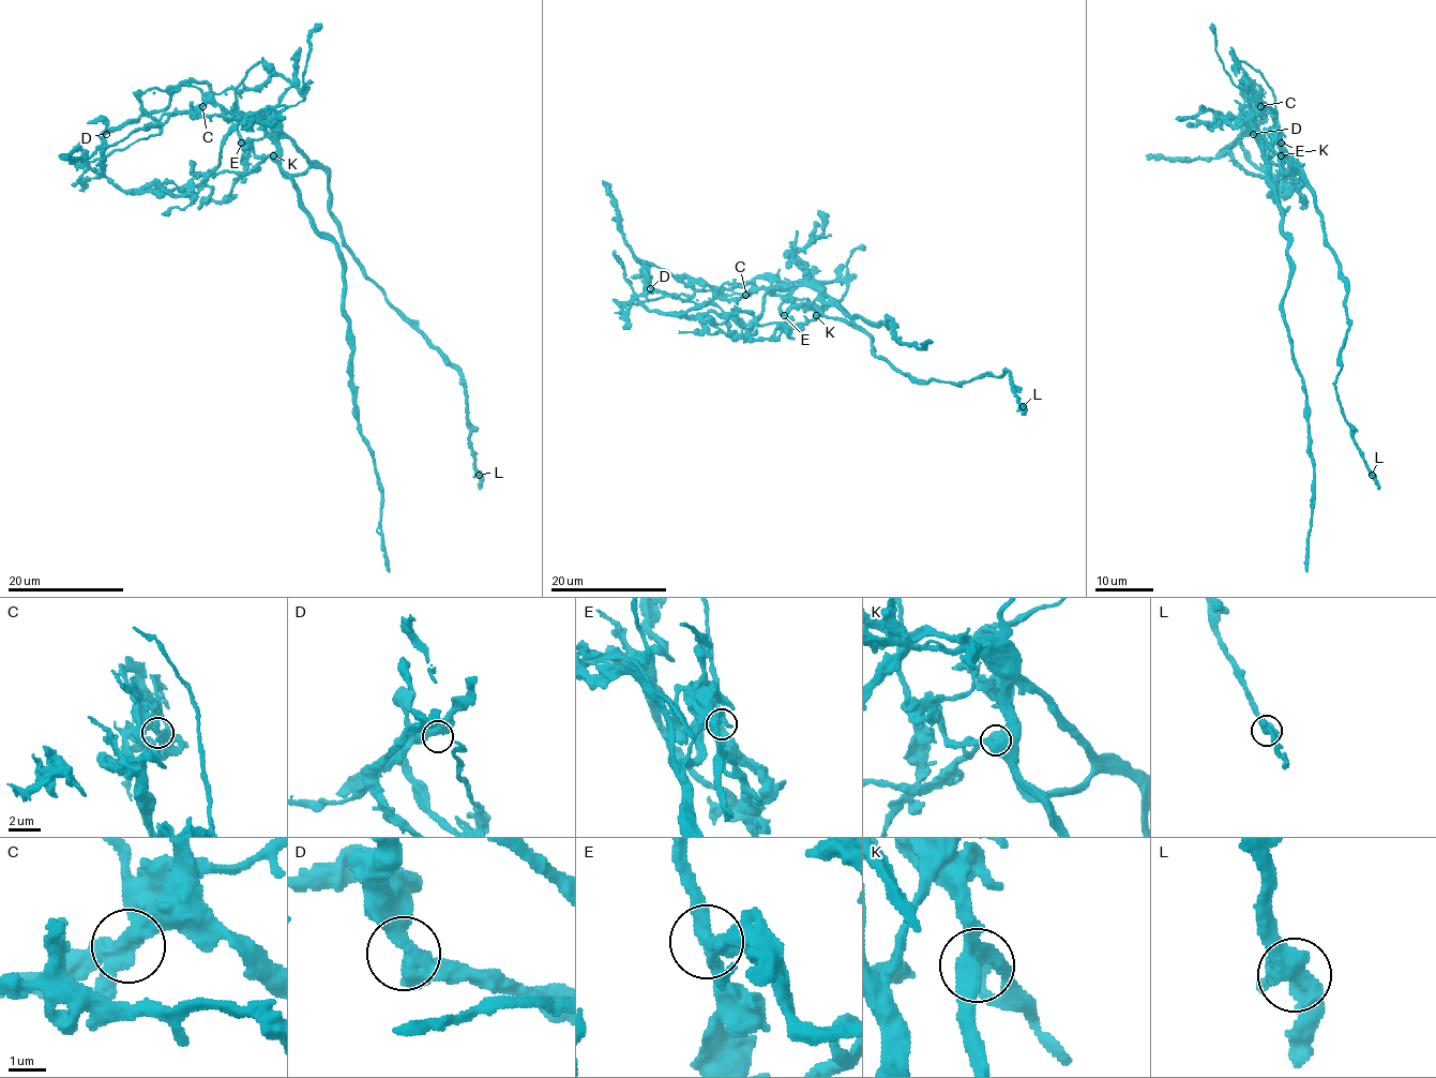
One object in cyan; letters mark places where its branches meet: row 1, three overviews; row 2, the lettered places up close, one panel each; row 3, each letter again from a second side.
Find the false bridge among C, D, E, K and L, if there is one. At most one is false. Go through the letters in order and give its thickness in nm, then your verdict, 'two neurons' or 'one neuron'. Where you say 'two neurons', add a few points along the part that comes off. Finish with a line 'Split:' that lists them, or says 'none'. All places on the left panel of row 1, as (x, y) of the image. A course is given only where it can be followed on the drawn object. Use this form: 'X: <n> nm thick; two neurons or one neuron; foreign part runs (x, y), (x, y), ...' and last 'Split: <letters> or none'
C: 380 nm thick; two neurons; foreign part runs (201, 106), (273, 76), (300, 93), (267, 122), (278, 167), (328, 176), (341, 242), (462, 378), (479, 489)
D: 400 nm thick; one neuron
E: 360 nm thick; one neuron
K: 400 nm thick; one neuron
L: 420 nm thick; one neuron
Split: C

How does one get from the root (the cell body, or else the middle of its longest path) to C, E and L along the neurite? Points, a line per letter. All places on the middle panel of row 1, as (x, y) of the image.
C: (822, 297), (816, 289), (804, 285), (787, 294), (755, 289), (745, 295)
E: (822, 297), (794, 307), (784, 315)
L: (822, 297), (836, 302), (872, 339), (874, 354), (902, 374), (961, 384), (1008, 371), (1022, 407)

